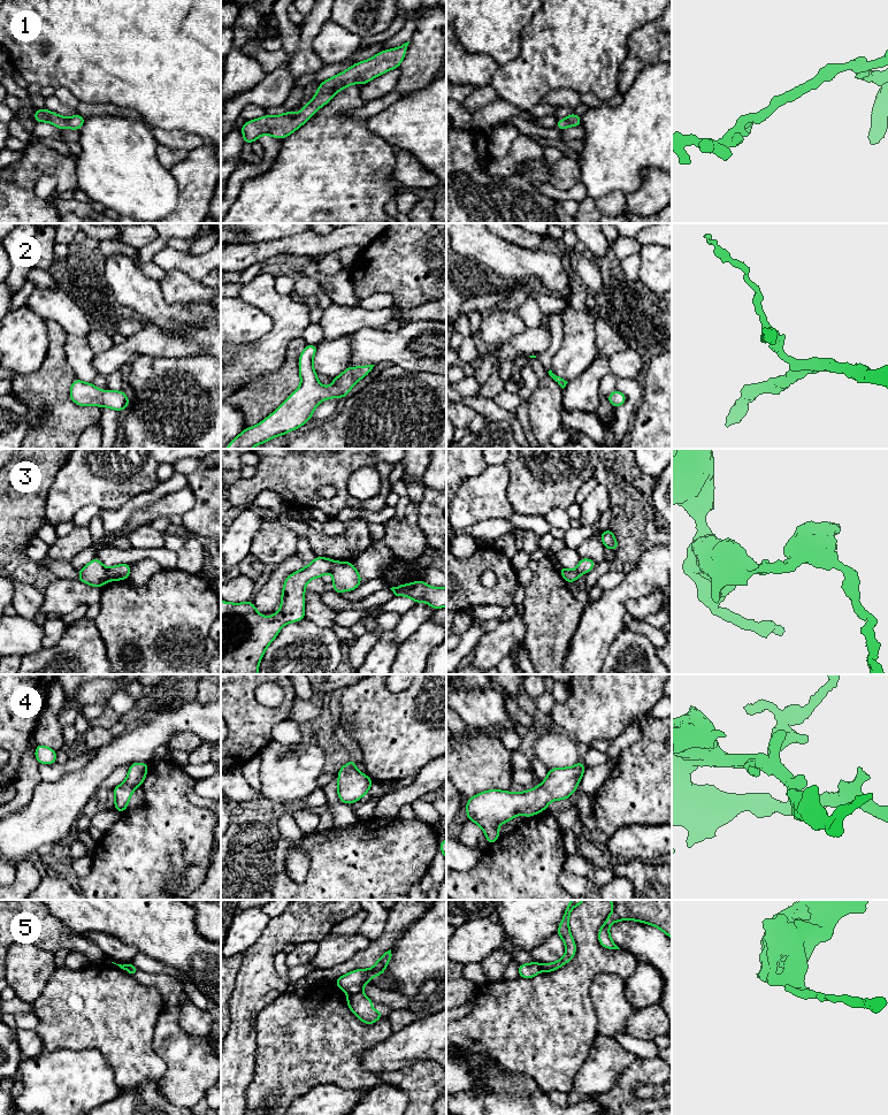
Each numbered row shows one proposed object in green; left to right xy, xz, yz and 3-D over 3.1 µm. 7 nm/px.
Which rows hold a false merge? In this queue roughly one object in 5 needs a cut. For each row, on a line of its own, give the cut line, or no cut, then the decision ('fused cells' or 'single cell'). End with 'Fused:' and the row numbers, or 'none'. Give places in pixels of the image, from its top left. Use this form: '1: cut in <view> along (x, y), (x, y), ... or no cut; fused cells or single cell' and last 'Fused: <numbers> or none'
1: no cut; single cell
2: no cut; single cell
3: cut in xy along (108, 569), (106, 579); fused cells
4: no cut; single cell
5: cut in xz along (360, 991), (349, 994); fused cells
Fused: 3, 5

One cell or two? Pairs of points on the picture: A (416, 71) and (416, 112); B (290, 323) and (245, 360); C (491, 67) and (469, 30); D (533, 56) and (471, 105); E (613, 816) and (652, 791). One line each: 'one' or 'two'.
A: two
B: one
C: two
D: two
E: one

